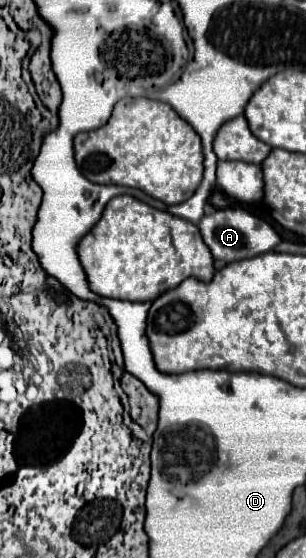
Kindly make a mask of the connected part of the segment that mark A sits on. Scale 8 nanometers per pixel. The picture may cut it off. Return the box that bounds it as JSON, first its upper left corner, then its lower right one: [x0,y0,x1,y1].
[198,207,280,263]

